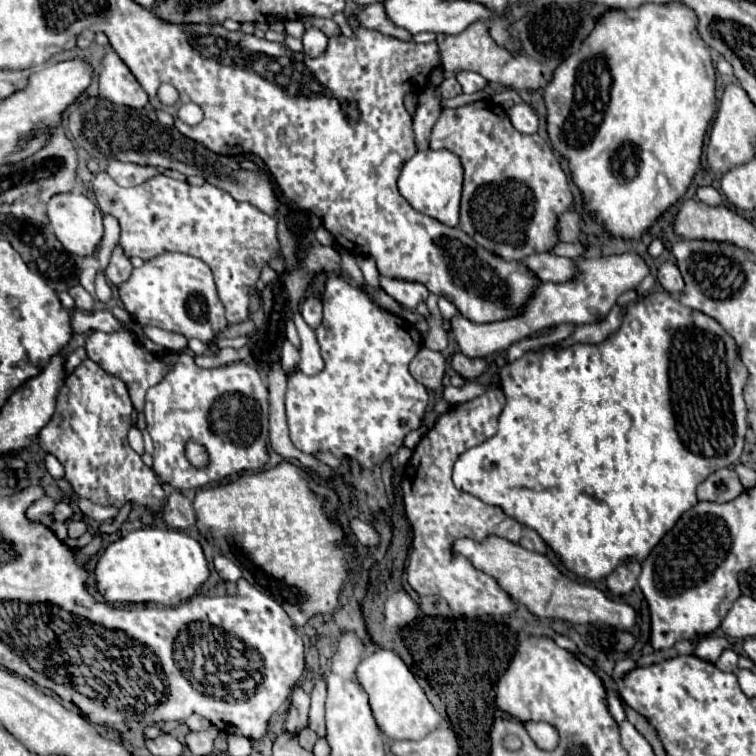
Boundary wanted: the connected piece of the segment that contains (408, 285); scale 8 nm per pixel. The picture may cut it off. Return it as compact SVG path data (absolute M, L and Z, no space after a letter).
M380 276L380 286L386 294L390 294L394 300L398 300L400 304L404 304L408 308L416 308L430 294L428 288L420 282L388 278L388 276Z

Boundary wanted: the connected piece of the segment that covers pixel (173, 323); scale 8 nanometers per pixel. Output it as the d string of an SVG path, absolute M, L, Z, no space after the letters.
M164 252L144 262L144 266L134 268L130 278L118 286L118 296L134 322L198 338L204 344L228 326L212 270L200 258L182 252Z

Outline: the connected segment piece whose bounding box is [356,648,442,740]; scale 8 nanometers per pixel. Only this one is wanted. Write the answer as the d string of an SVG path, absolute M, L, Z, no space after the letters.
M380 648L378 652L366 656L356 670L358 682L370 696L370 706L380 730L392 740L420 740L428 732L436 730L442 716L434 710L424 690L416 682L410 668L394 650Z

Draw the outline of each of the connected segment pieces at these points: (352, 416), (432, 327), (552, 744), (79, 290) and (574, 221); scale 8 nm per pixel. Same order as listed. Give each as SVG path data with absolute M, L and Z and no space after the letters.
M332 275L327 279L322 304L322 324L314 332L326 368L316 376L306 376L300 370L288 376L286 416L290 438L292 444L306 454L328 450L338 458L346 456L350 460L356 460L362 468L372 468L376 464L382 464L388 456L396 454L396 450L402 446L404 436L422 424L424 412L428 408L428 388L424 388L424 384L418 384L408 372L410 360L422 348L420 334L412 324L376 306L362 290L354 288L339 276Z
M430 294L428 300L426 300L426 306L430 310L430 316L428 316L428 334L426 334L426 340L424 340L424 346L430 348L430 350L444 350L448 346L448 332L444 330L444 320L440 316L440 310L438 310L438 296L436 294Z
M526 722L524 726L526 726L530 738L536 742L538 748L554 750L558 746L560 736L552 724L548 724L548 722Z
M80 284L70 286L66 292L74 298L74 302L76 302L76 308L78 308L78 310L84 310L84 312L90 312L90 310L92 310L94 300L92 300L92 296L90 296L90 294L80 286Z
M564 212L558 218L558 238L564 242L578 242L580 240L580 214L578 212Z

